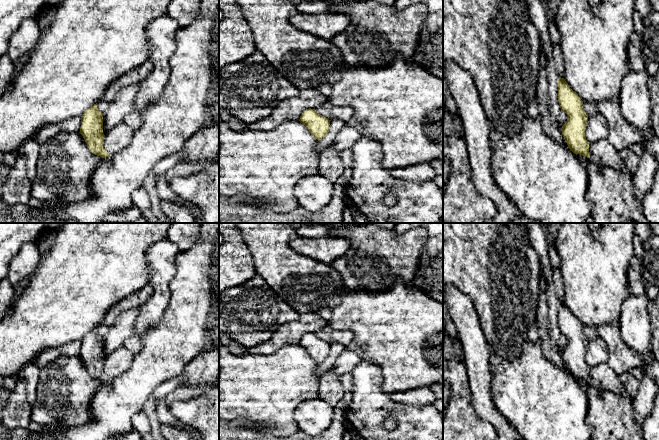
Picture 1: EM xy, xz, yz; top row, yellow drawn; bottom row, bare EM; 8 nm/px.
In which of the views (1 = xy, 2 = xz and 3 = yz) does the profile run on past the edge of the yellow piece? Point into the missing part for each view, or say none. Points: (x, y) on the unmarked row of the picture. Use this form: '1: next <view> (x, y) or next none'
1: next none
2: next none
3: next yz (593, 383)

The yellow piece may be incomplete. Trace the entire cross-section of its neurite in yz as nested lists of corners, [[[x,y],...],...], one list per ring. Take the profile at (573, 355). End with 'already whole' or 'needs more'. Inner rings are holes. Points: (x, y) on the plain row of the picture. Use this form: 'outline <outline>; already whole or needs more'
outline [[[561,301],[558,304],[558,325],[561,335],[568,339],[561,355],[570,375],[589,382],[591,386],[603,392],[605,389],[602,385],[589,376],[589,366],[585,361],[588,340],[583,334],[583,325]]]; needs more

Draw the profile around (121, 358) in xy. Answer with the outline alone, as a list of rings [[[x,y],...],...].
[[[121,346],[112,352],[104,361],[104,372],[111,379],[127,371],[132,363],[134,354]]]

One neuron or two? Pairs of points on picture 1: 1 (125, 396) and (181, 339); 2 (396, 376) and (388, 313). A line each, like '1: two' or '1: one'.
1: one
2: one

